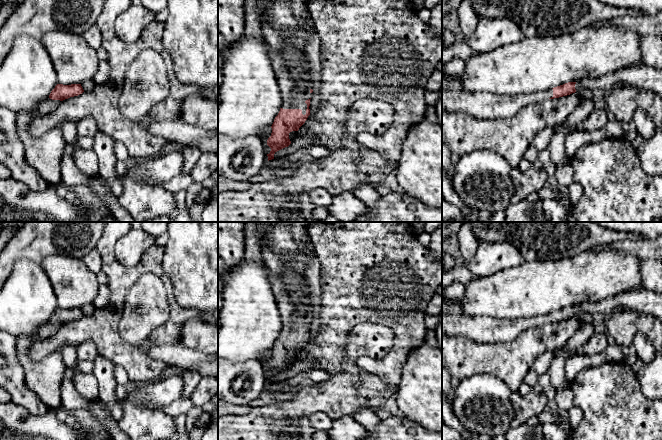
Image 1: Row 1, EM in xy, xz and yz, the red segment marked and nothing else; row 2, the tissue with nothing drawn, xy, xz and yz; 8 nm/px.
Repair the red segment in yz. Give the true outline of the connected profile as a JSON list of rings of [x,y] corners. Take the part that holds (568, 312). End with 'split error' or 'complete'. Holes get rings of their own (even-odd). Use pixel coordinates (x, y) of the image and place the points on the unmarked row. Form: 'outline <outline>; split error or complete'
outline [[[642,287],[602,301],[568,306],[543,316],[531,318],[503,319],[442,313],[442,335],[462,335],[475,342],[485,344],[511,342],[530,328],[570,319],[577,316],[580,311],[591,314],[604,313],[610,316],[621,309],[649,314],[662,321],[662,294],[647,291]]]; split error

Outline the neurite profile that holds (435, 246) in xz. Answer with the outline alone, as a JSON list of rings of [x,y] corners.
[[[442,226],[430,233],[431,239],[428,249],[432,252],[432,256],[440,258],[442,256]]]

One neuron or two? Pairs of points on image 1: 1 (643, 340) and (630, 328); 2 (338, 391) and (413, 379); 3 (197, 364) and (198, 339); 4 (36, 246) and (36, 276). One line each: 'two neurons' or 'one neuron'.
1: two neurons
2: two neurons
3: two neurons
4: two neurons

